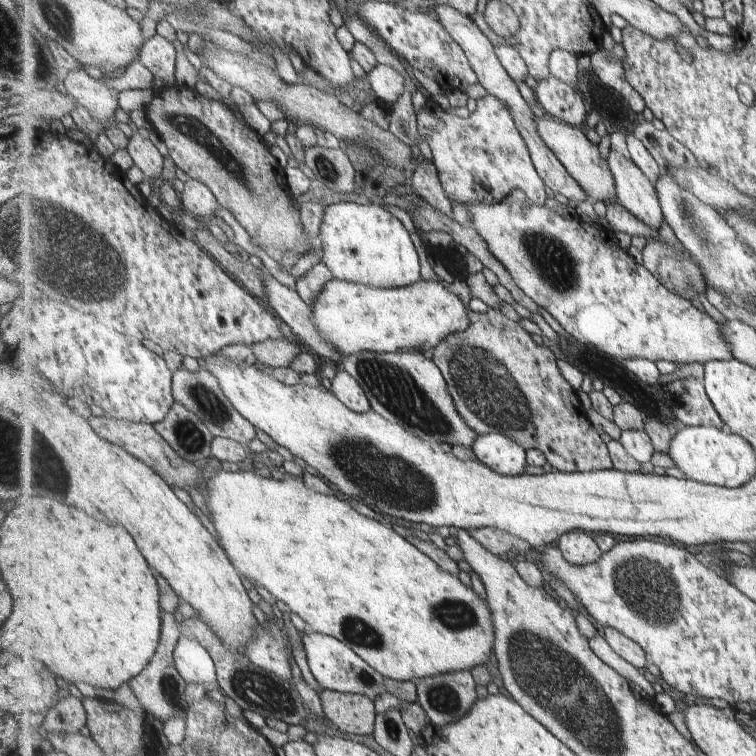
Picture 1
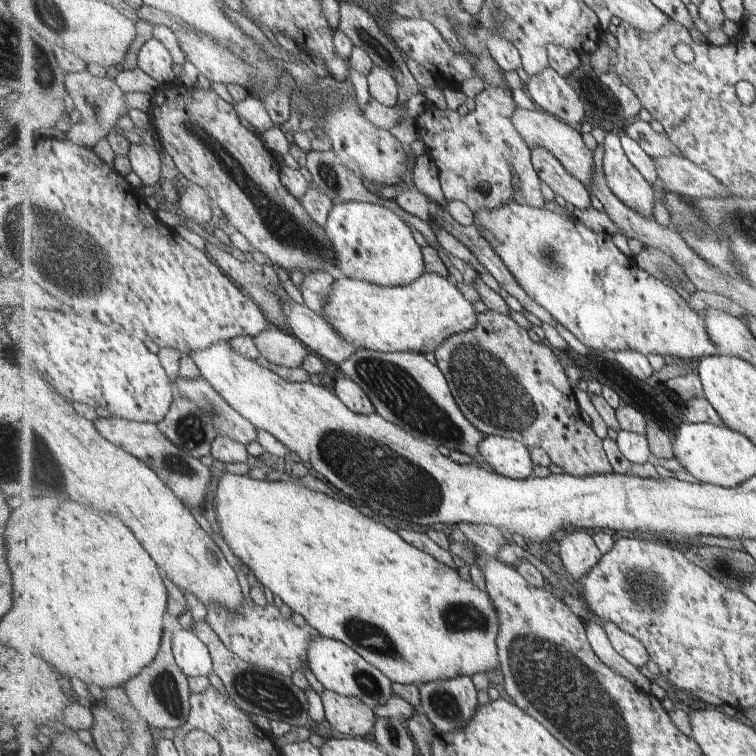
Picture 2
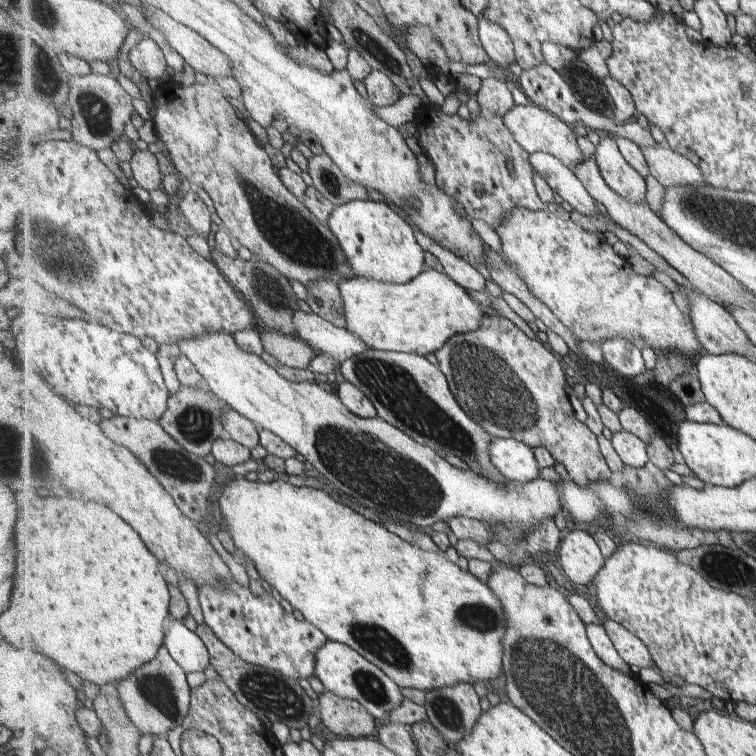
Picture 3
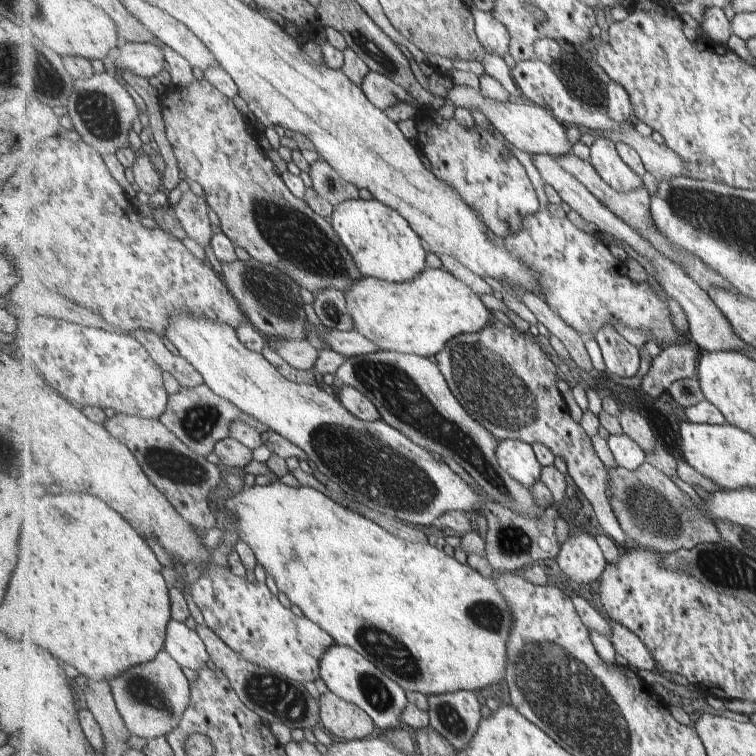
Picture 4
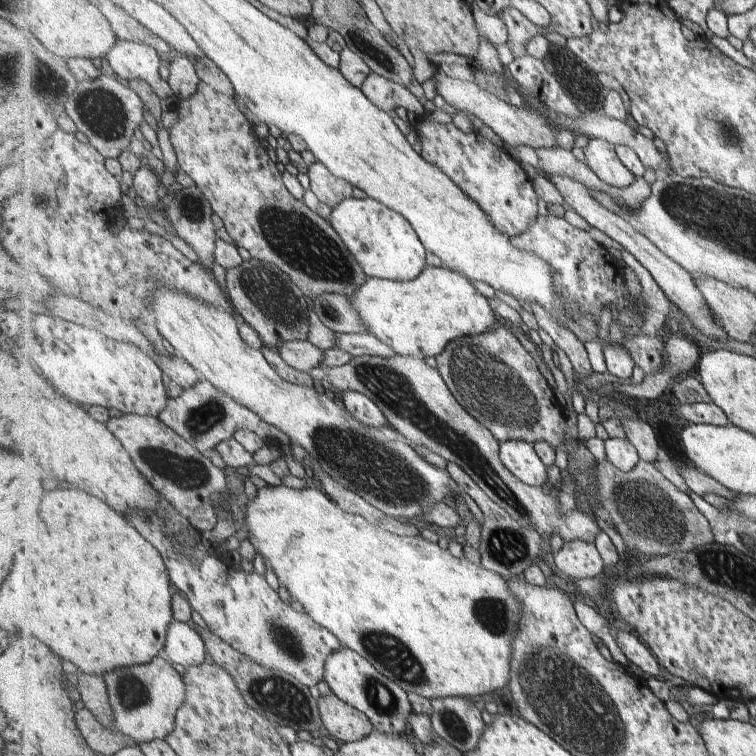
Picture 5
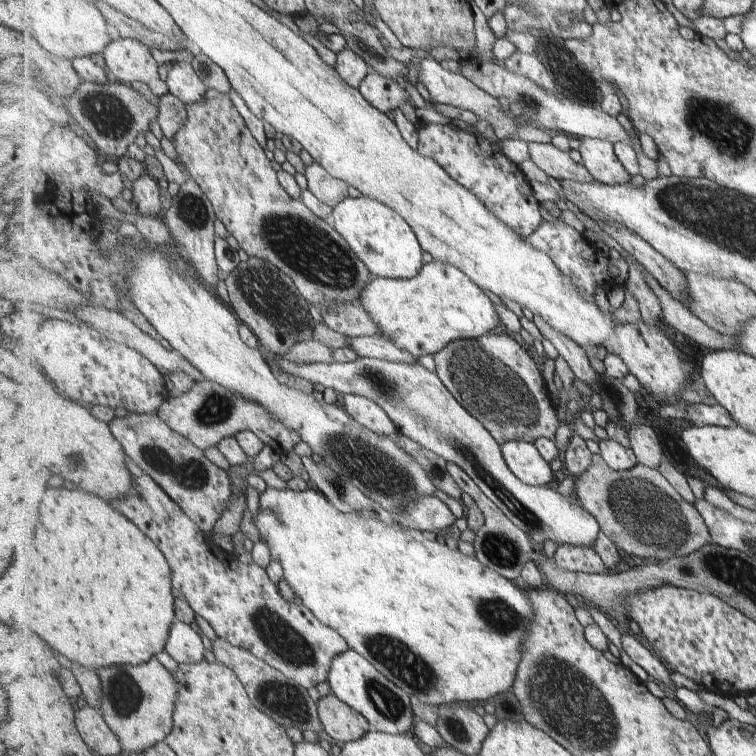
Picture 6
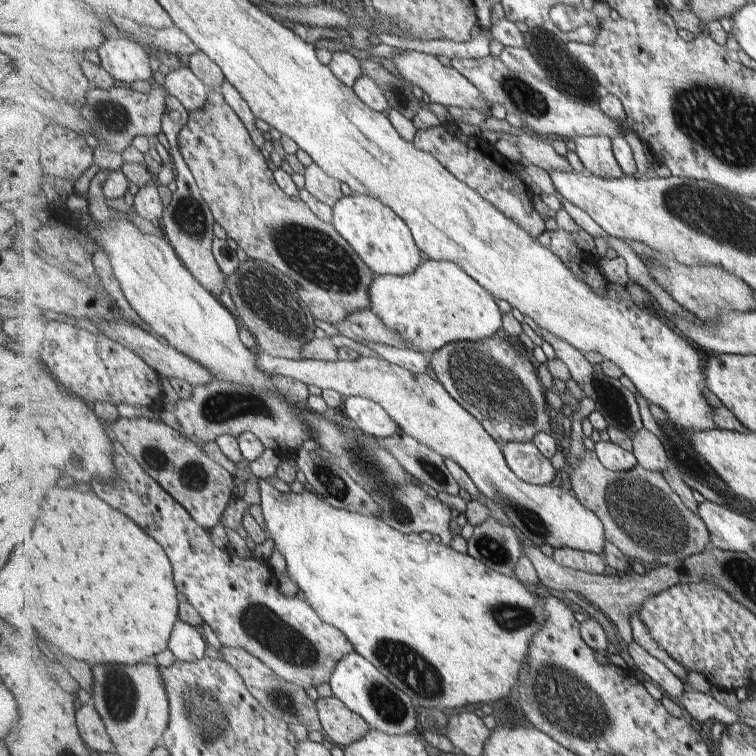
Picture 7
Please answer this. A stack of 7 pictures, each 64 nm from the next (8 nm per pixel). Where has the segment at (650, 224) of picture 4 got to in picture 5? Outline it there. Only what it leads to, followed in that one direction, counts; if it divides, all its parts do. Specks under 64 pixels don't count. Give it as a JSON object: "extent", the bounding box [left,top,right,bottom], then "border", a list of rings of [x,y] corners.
{"extent":[534,148,652,210],"border":[[[543,148],[543,150],[534,150],[538,156],[538,170],[544,176],[547,174],[561,174],[569,176],[575,181],[585,184],[593,192],[607,192],[615,198],[615,202],[637,210],[648,196],[651,196],[652,185],[643,178],[637,177],[637,182],[627,188],[619,188],[607,184],[593,172],[593,169],[587,162],[579,160],[572,149],[562,148]]]}

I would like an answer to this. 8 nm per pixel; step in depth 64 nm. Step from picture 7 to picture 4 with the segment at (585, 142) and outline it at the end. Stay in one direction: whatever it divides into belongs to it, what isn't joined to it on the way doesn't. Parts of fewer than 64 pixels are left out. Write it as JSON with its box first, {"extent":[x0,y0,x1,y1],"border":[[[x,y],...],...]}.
{"extent":[590,137,645,192],"border":[[[599,137],[591,145],[590,161],[603,180],[619,192],[633,192],[637,188],[645,188],[641,176],[621,158],[616,143],[607,137]]]}

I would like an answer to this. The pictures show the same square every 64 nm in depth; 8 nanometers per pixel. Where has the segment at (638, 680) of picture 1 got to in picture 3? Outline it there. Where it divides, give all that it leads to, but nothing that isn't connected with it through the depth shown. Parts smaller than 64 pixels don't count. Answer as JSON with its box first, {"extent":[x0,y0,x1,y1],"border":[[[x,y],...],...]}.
{"extent":[586,624,637,676],"border":[[[587,624],[586,627],[589,640],[593,648],[595,648],[595,652],[597,652],[599,658],[601,658],[607,666],[611,666],[613,670],[619,670],[619,672],[623,672],[623,674],[629,674],[629,676],[637,675],[637,670],[629,666],[629,664],[621,658],[621,654],[619,654],[619,651],[615,648],[604,625]]]}

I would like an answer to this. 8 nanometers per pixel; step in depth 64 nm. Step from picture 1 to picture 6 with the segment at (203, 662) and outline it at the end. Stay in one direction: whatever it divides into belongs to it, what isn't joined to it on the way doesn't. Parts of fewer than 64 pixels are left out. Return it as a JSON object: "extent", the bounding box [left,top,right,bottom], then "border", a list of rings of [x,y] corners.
{"extent":[166,620,206,665],"border":[[[177,620],[172,627],[166,652],[178,665],[202,662],[205,658],[206,644],[204,637],[195,625],[189,625]]]}

